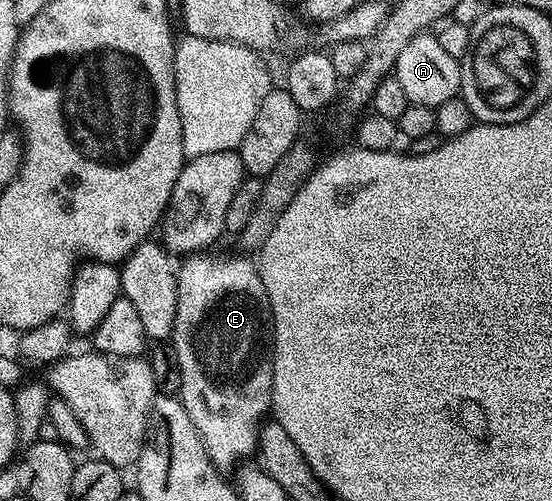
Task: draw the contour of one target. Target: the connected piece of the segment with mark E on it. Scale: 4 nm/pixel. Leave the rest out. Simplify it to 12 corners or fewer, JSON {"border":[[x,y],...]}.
{"border":[[247,254],[187,256],[170,345],[221,473],[257,454],[272,310]]}

